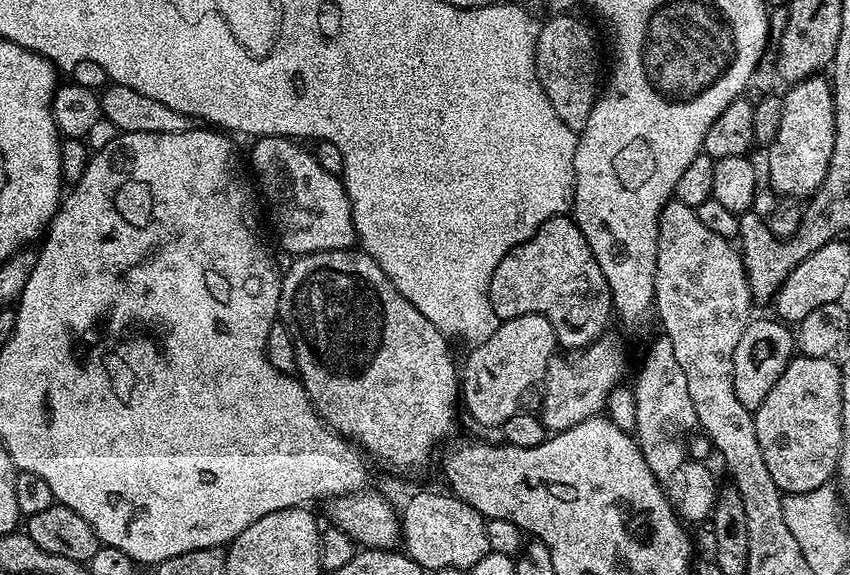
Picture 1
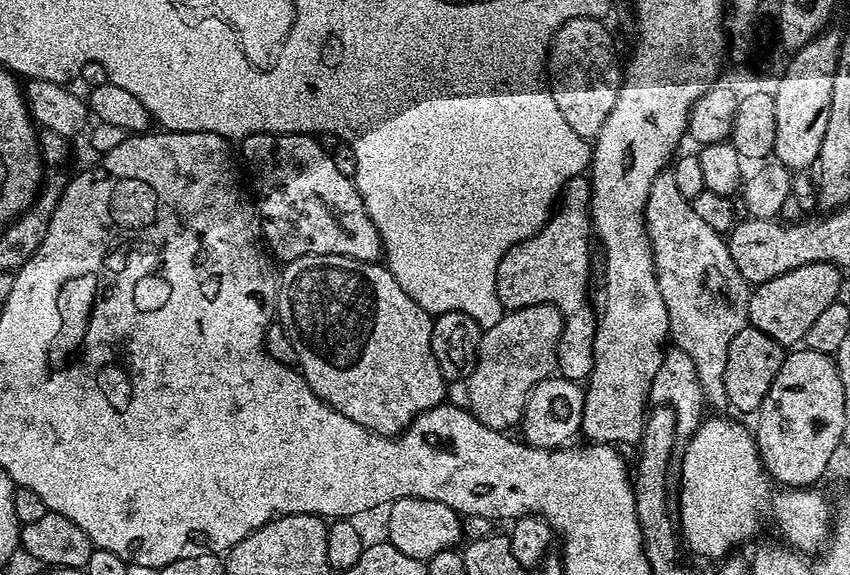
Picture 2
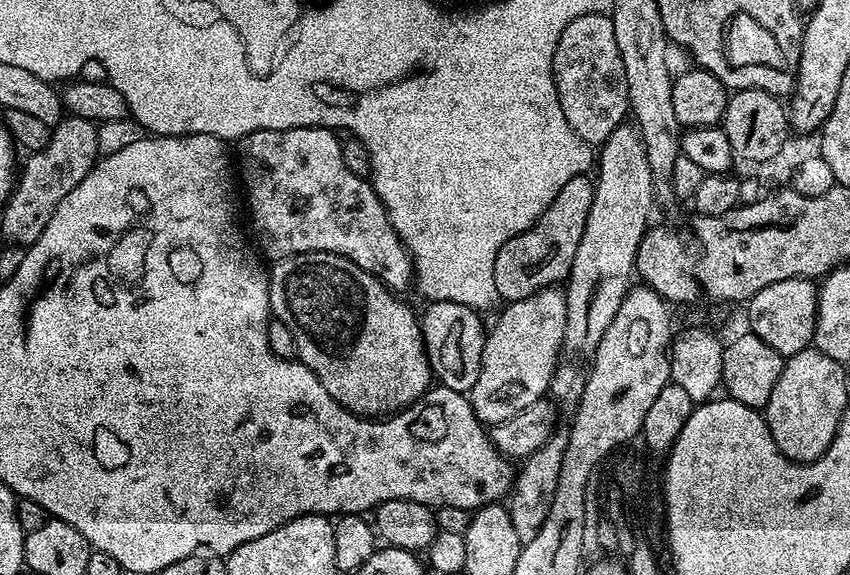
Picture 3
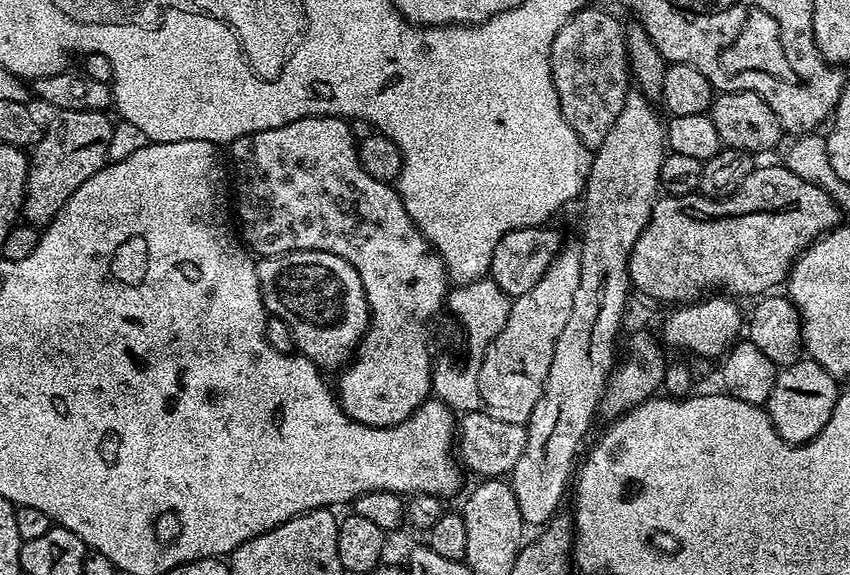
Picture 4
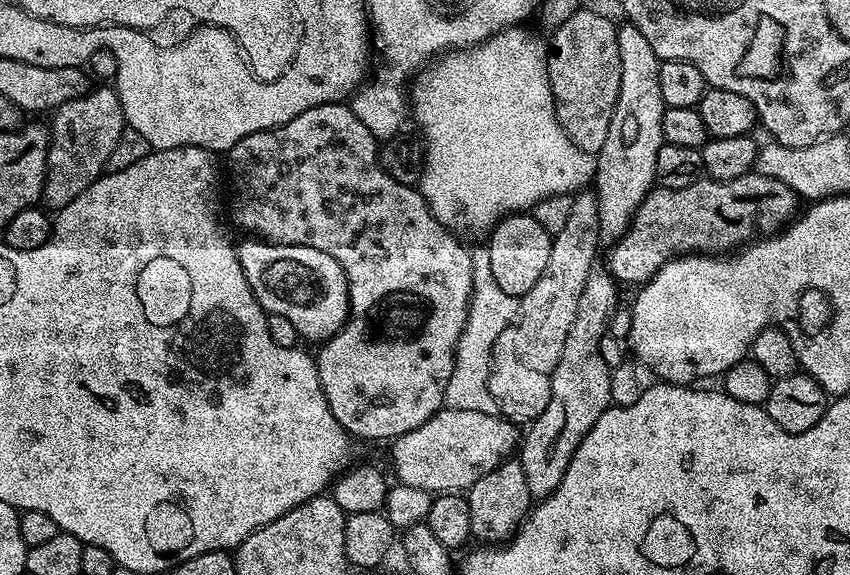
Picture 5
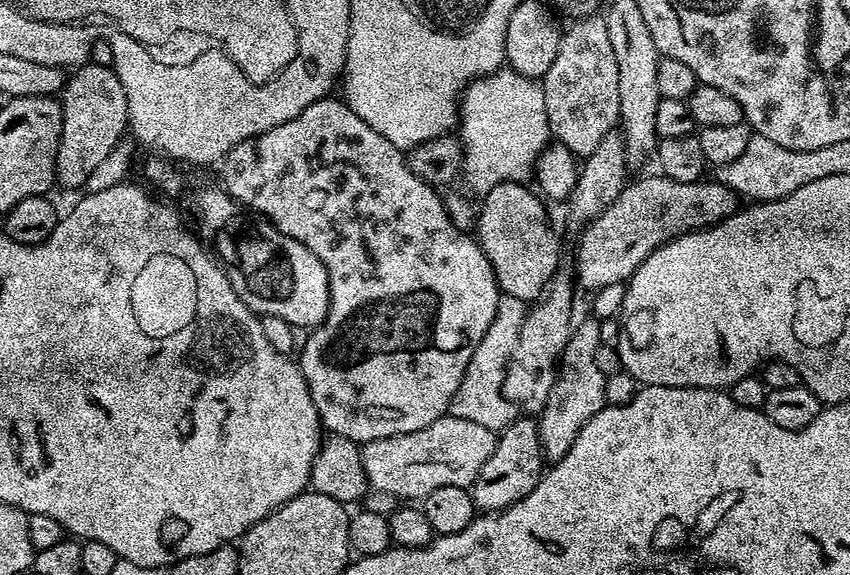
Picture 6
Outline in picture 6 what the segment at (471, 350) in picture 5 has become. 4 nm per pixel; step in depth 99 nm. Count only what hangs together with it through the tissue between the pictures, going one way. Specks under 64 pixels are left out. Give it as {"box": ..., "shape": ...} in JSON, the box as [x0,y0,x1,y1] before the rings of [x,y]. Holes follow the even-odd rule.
{"box":[449,295,527,432],"shape":[[[501,295],[495,318],[486,330],[482,342],[475,347],[470,362],[467,363],[466,374],[451,399],[449,415],[466,418],[467,421],[476,422],[480,426],[495,432],[504,428],[518,418],[516,404],[510,402],[504,394],[505,370],[517,348],[518,334],[524,325],[527,316],[527,303],[513,296]]]}

